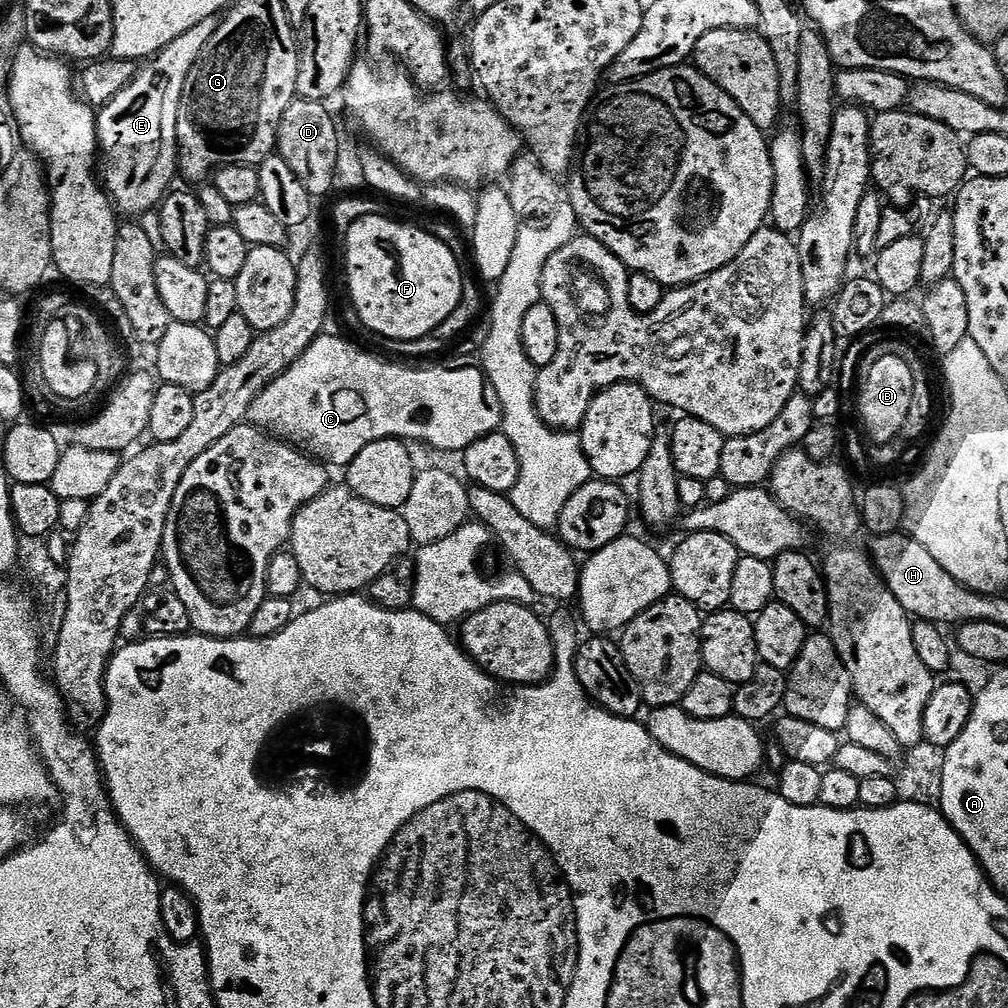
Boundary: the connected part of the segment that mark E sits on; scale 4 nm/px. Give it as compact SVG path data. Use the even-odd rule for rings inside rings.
M211 16L206 22L198 22L198 26L186 30L186 34L174 38L170 46L151 57L132 81L99 109L96 117L100 143L98 172L105 192L113 205L123 215L124 212L128 215L125 217L140 218L152 207L153 211L173 187L172 179L177 179L180 163L178 110L182 90L186 78L190 78L190 70L194 70L194 62L198 62L206 42L214 38L214 30L218 30L219 25L220 20Z

